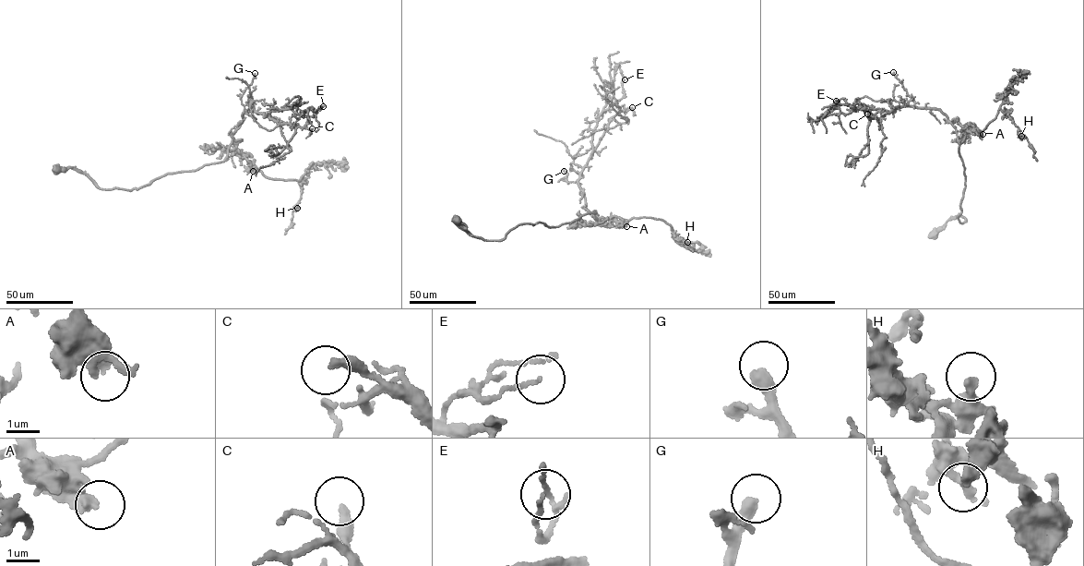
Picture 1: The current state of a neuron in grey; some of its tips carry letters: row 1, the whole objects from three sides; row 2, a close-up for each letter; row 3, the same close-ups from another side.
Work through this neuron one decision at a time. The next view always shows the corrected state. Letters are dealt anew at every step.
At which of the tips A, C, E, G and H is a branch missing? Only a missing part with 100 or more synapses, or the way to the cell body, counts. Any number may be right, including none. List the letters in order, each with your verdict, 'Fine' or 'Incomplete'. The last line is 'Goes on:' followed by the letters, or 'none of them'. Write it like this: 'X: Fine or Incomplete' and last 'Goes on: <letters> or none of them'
A: Incomplete
C: Fine
E: Fine
G: Fine
H: Fine
Goes on: A

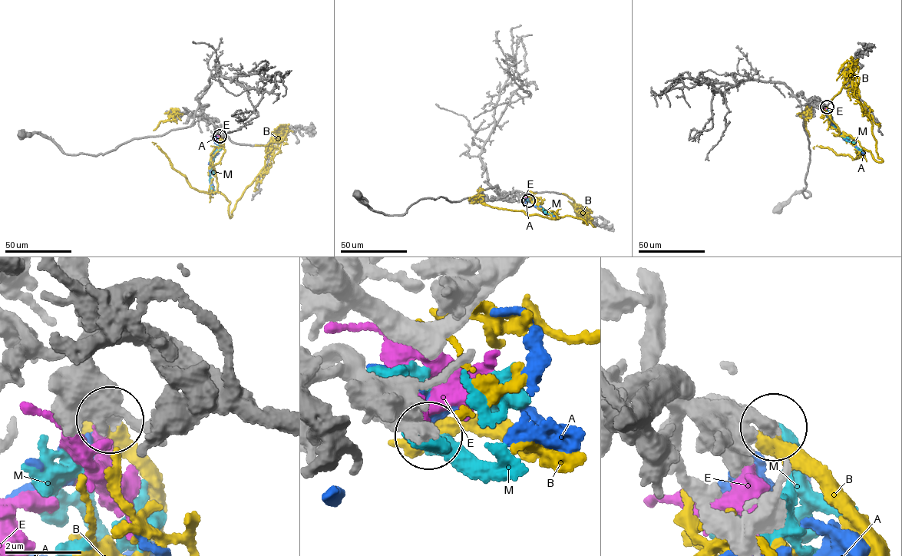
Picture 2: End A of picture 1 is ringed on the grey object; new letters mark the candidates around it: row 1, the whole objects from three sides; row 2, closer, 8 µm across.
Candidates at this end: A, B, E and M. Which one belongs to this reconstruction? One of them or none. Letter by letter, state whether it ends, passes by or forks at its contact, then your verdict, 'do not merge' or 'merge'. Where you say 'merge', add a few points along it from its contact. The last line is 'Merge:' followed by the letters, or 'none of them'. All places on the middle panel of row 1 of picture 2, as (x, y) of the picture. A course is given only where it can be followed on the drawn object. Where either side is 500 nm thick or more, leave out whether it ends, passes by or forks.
A: it ends; do not merge
B: do not merge
E: it ends; do not merge
M: it ends; merge; course (528, 200), (535, 200), (544, 212), (556, 216)
Merge: M

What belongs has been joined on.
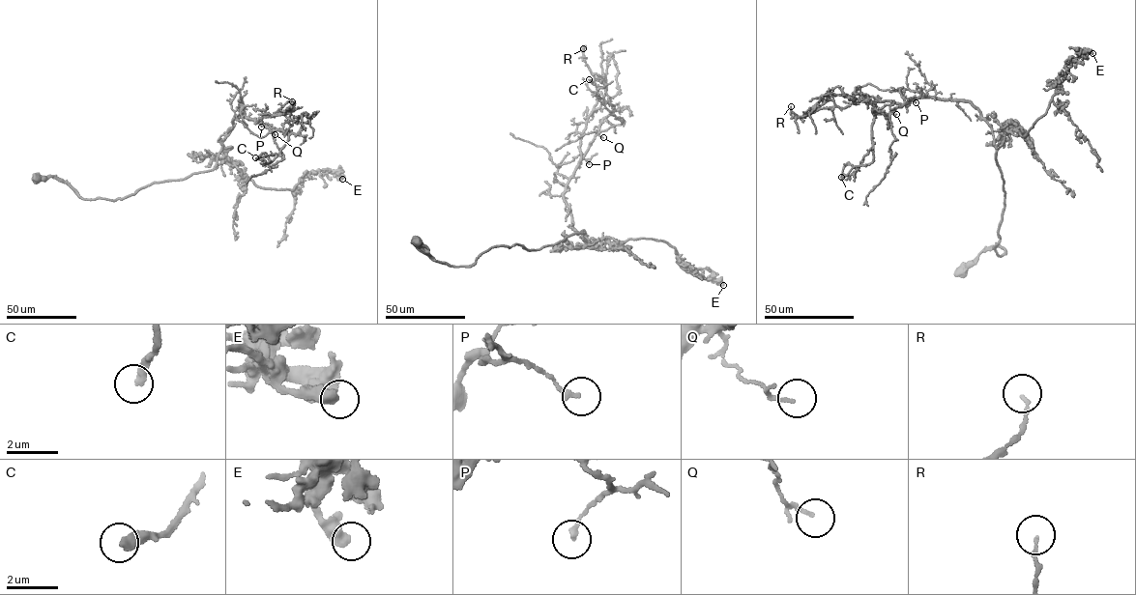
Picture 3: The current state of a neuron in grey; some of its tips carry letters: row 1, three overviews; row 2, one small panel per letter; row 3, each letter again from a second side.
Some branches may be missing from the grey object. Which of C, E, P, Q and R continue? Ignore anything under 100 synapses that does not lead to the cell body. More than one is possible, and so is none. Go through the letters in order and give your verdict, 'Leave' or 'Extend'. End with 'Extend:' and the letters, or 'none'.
C: Leave
E: Leave
P: Leave
Q: Leave
R: Leave
Extend: none

